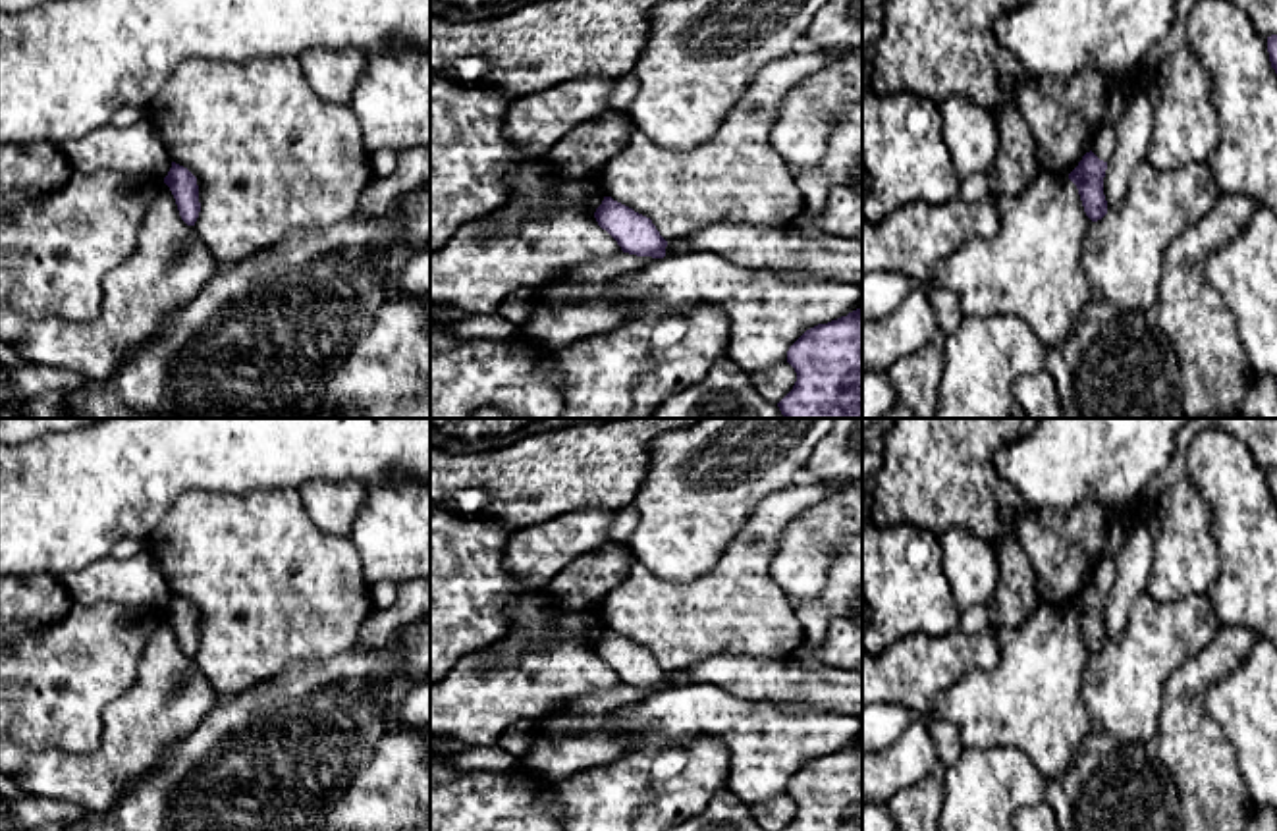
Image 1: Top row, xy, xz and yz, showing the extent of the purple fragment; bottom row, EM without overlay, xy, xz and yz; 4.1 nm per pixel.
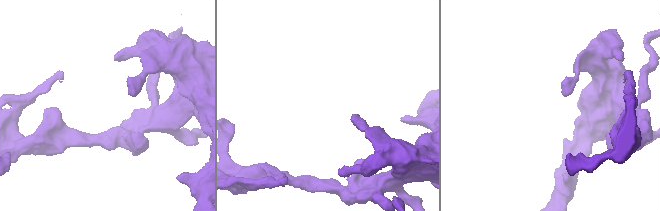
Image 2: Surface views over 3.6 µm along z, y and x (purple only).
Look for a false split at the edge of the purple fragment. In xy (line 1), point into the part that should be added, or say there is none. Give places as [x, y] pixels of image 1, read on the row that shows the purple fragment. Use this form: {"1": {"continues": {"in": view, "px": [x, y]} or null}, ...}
{"1": {"continues": null}}

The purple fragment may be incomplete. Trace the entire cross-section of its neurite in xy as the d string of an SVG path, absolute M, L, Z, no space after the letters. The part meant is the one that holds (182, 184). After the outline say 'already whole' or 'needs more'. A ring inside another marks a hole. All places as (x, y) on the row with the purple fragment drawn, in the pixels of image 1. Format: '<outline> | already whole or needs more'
M172 162L164 183L170 187L176 199L181 220L187 226L195 226L201 212L197 177L187 168Z | already whole

